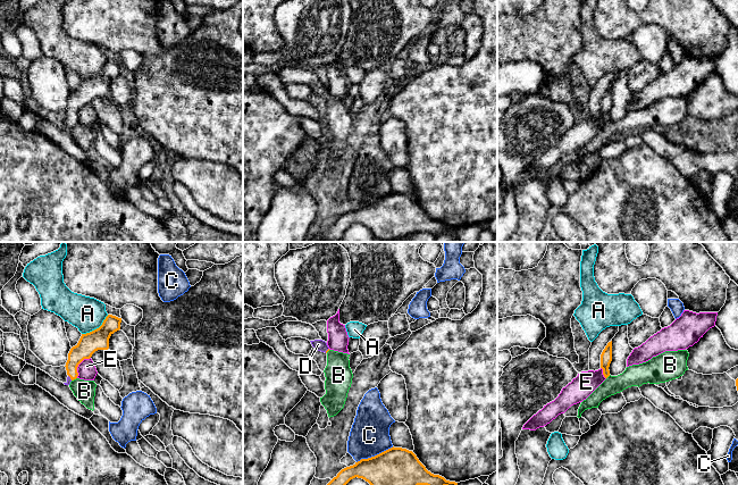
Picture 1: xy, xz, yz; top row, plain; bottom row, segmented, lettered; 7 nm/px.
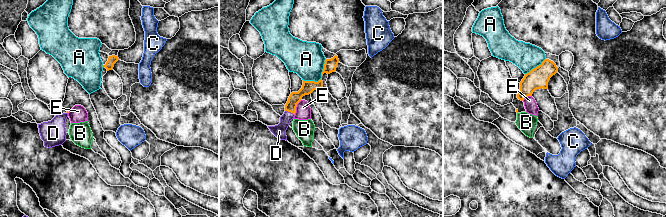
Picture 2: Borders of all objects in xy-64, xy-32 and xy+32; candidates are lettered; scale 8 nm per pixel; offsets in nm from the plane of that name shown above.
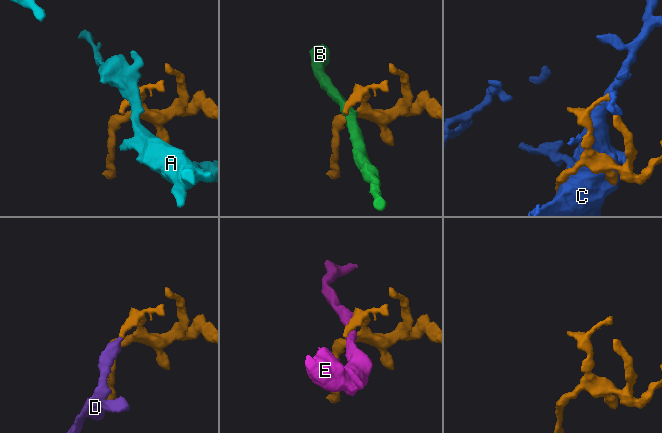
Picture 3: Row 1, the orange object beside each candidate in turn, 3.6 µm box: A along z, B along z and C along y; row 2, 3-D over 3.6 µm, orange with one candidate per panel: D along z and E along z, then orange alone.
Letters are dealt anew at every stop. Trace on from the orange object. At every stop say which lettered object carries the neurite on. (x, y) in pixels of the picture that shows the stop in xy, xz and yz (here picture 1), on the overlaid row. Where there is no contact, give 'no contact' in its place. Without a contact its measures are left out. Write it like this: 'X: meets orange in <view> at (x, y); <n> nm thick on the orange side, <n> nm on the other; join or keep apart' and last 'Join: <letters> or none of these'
A: meets orange in xy at (97, 328); 150 nm thick on the orange side, 240 nm on the other; keep apart
B: meets orange in xy at (74, 378); 140 nm thick on the orange side, 150 nm on the other; keep apart
C: meets orange in xz at (375, 456); 260 nm thick on the orange side, 280 nm on the other; keep apart
D: meets orange in xy at (69, 376); 140 nm thick on the orange side, 30 nm on the other; join
E: meets orange in xy at (77, 366); 150 nm thick on the orange side, 130 nm on the other; keep apart
Join: D

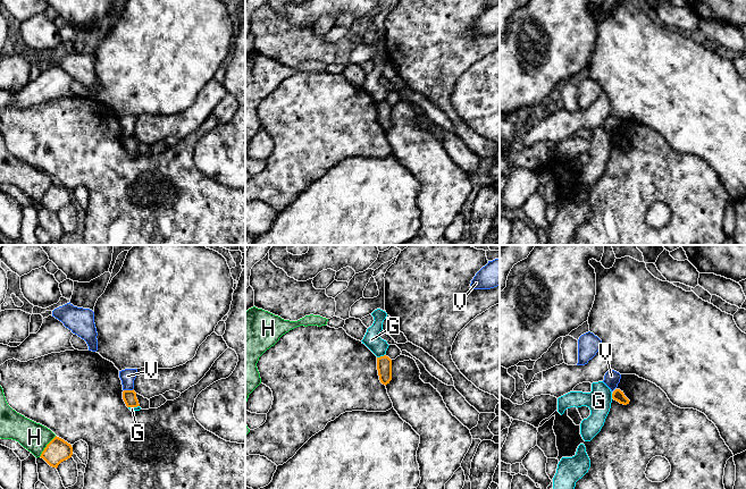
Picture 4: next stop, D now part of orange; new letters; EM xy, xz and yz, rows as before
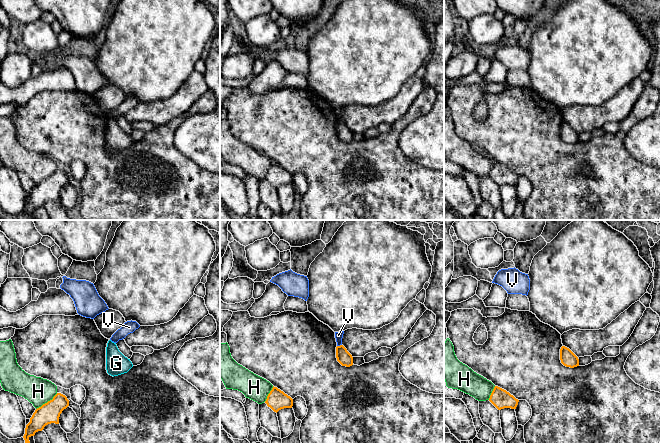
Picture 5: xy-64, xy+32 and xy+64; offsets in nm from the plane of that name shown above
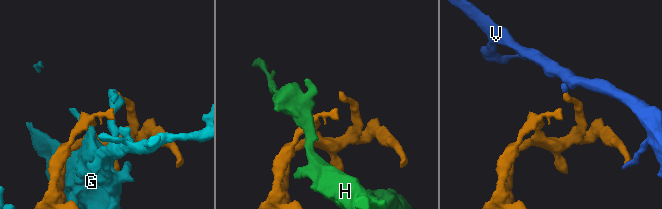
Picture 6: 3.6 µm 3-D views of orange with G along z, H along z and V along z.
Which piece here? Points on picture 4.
G: meets orange in xz at (380, 356); 110 nm thick on the orange side, 120 nm on the other; keep apart
H: meets orange in xy at (47, 446); 170 nm thick on the orange side, 200 nm on the other; keep apart
V: meets orange in xy at (128, 390); 100 nm thick on the orange side, 110 nm on the other; keep apart
Join: none of these

